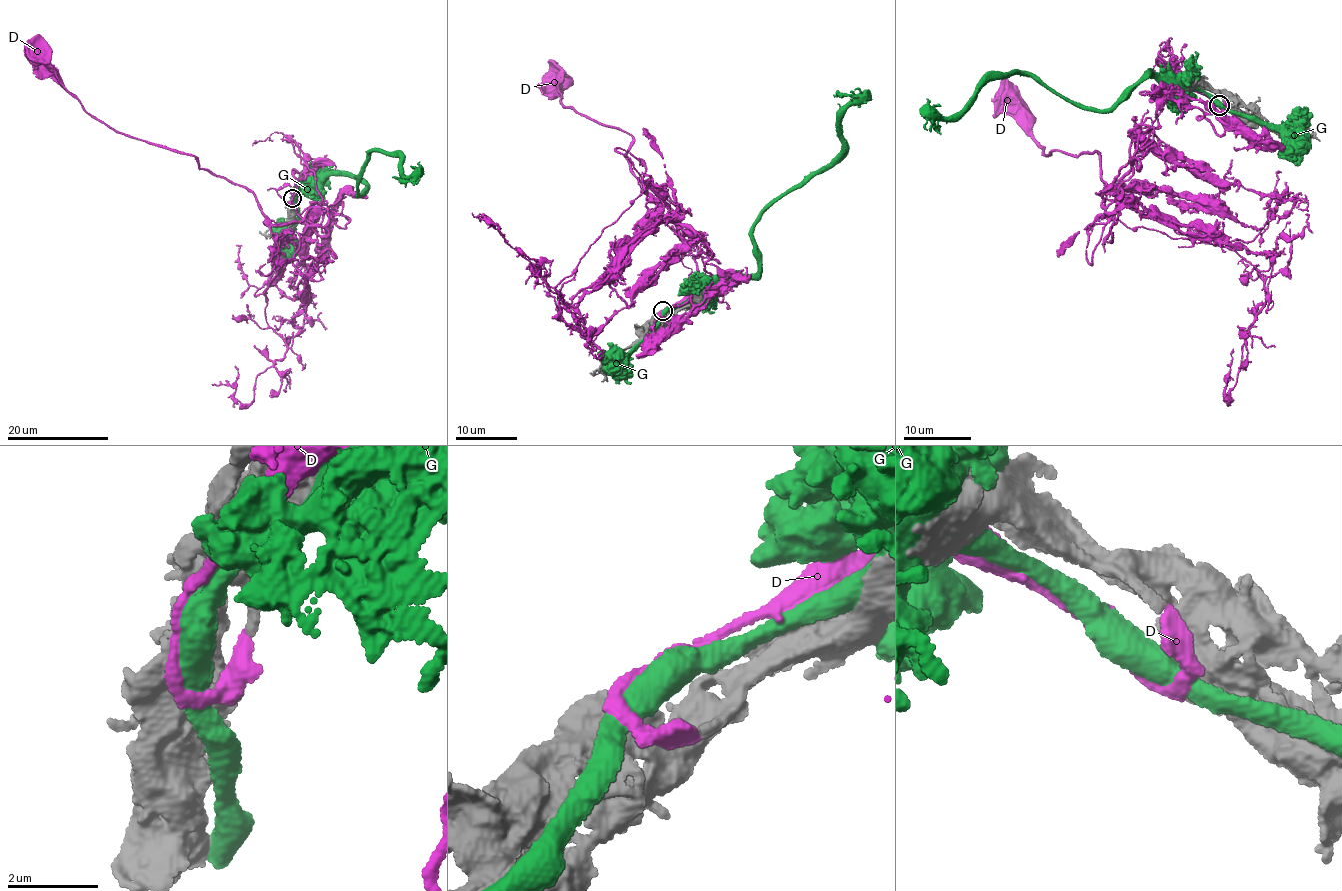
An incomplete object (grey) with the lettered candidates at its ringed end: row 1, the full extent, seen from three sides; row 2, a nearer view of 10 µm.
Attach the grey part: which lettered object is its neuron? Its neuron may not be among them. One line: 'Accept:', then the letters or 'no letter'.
Accept: D

